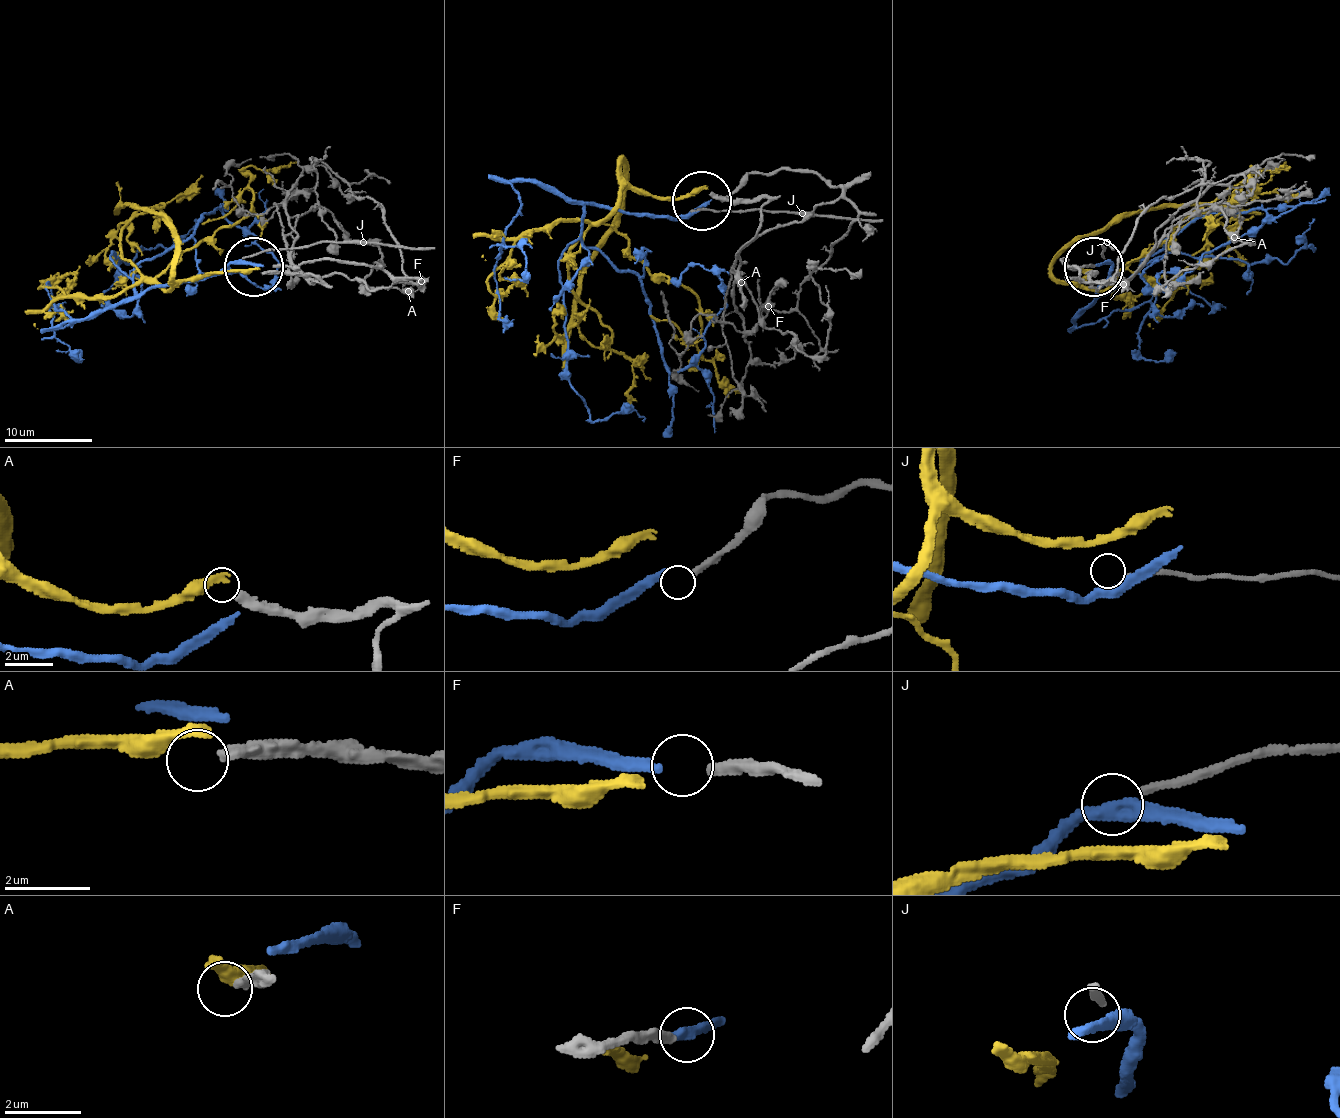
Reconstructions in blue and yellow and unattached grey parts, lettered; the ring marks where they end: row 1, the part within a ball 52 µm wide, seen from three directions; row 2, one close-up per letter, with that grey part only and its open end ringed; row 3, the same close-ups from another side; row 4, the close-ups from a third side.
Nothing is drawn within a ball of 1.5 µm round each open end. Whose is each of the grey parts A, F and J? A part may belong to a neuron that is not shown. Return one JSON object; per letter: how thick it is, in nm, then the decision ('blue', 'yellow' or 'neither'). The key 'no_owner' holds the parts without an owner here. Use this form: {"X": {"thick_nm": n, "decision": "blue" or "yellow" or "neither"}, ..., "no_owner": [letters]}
{"A": {"thick_nm": 280, "decision": "neither"}, "F": {"thick_nm": 280, "decision": "neither"}, "J": {"thick_nm": 170, "decision": "neither"}, "no_owner": ["A", "F", "J"]}

